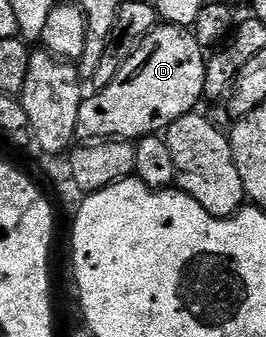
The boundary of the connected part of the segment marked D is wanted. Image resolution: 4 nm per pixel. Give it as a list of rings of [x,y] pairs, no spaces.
[[[161,22],[137,42],[137,49],[118,66],[109,85],[82,99],[77,123],[77,136],[82,141],[120,138],[136,142],[190,115],[203,100],[207,52],[190,29]]]

